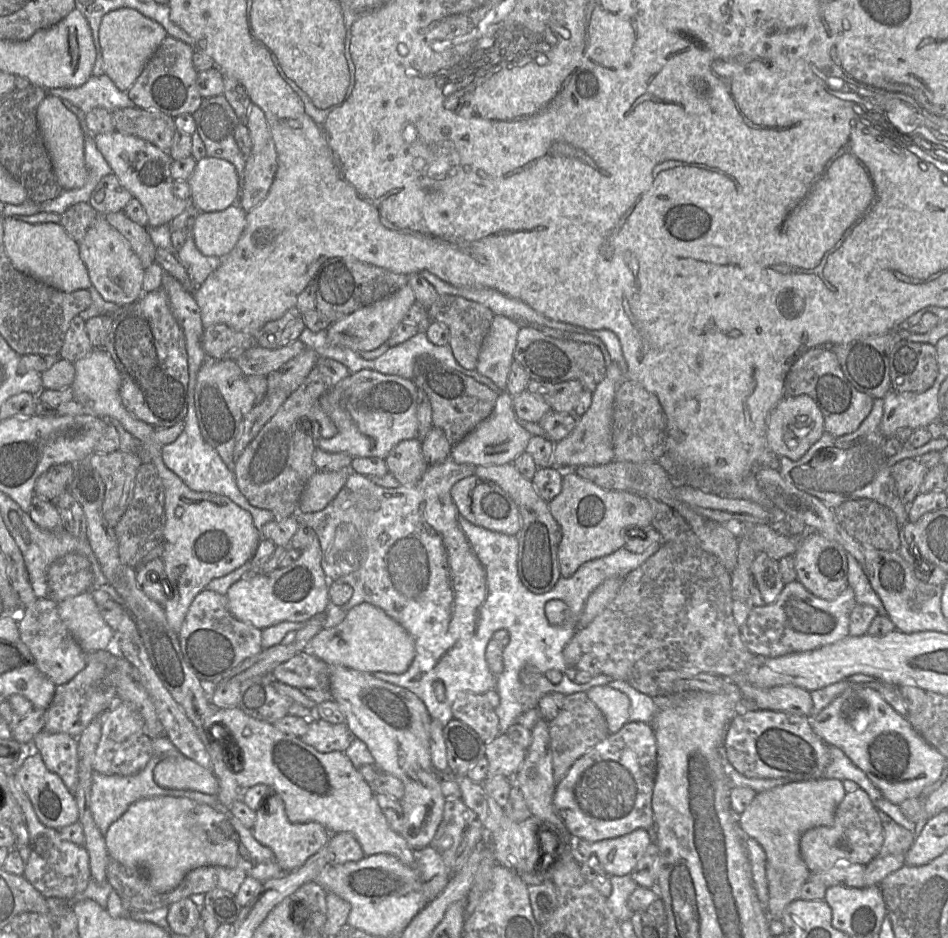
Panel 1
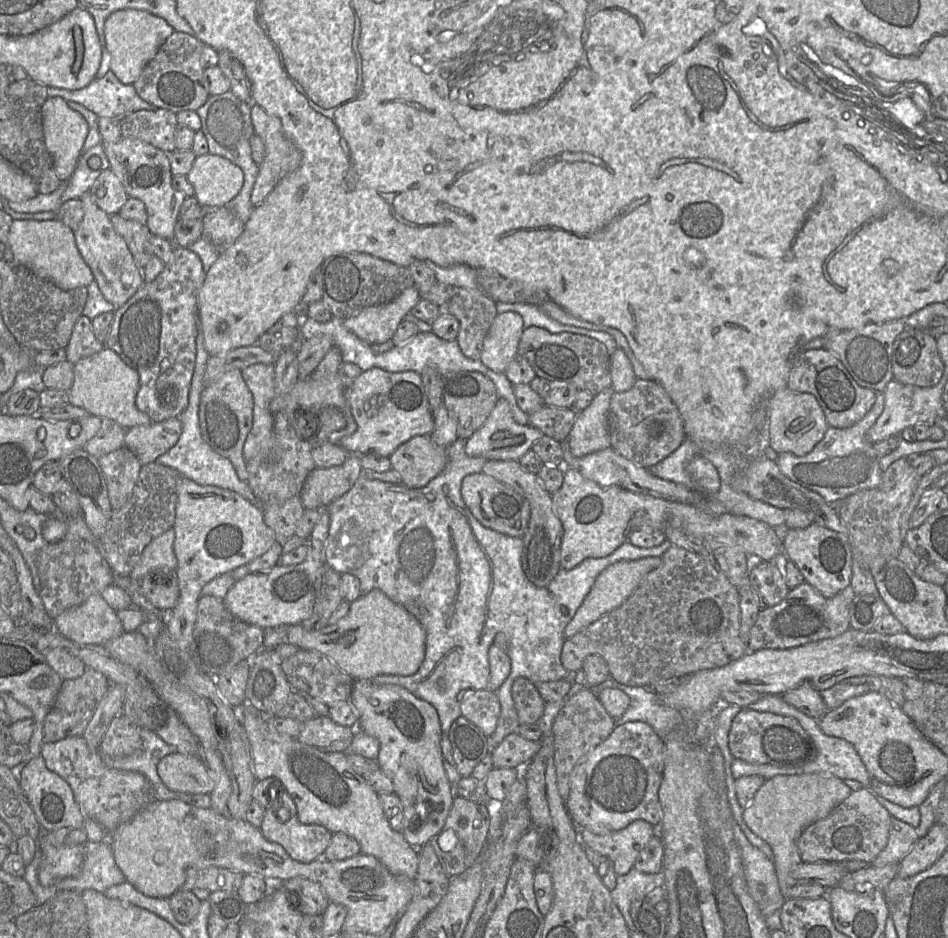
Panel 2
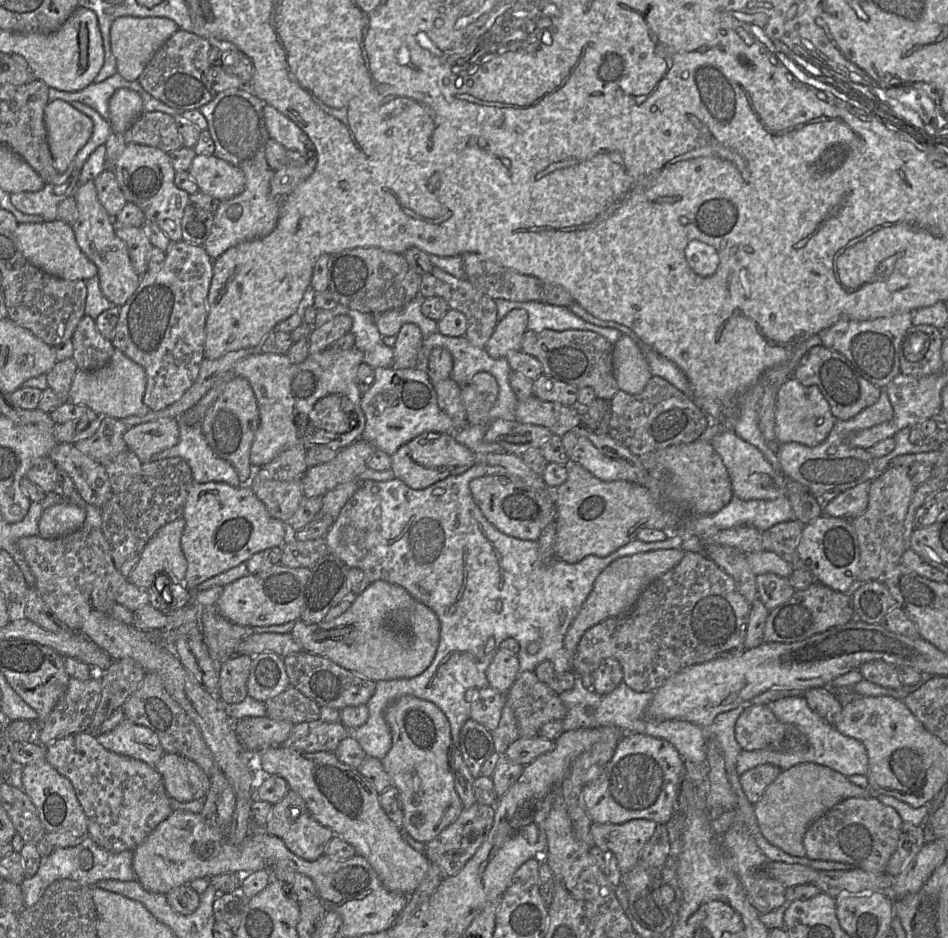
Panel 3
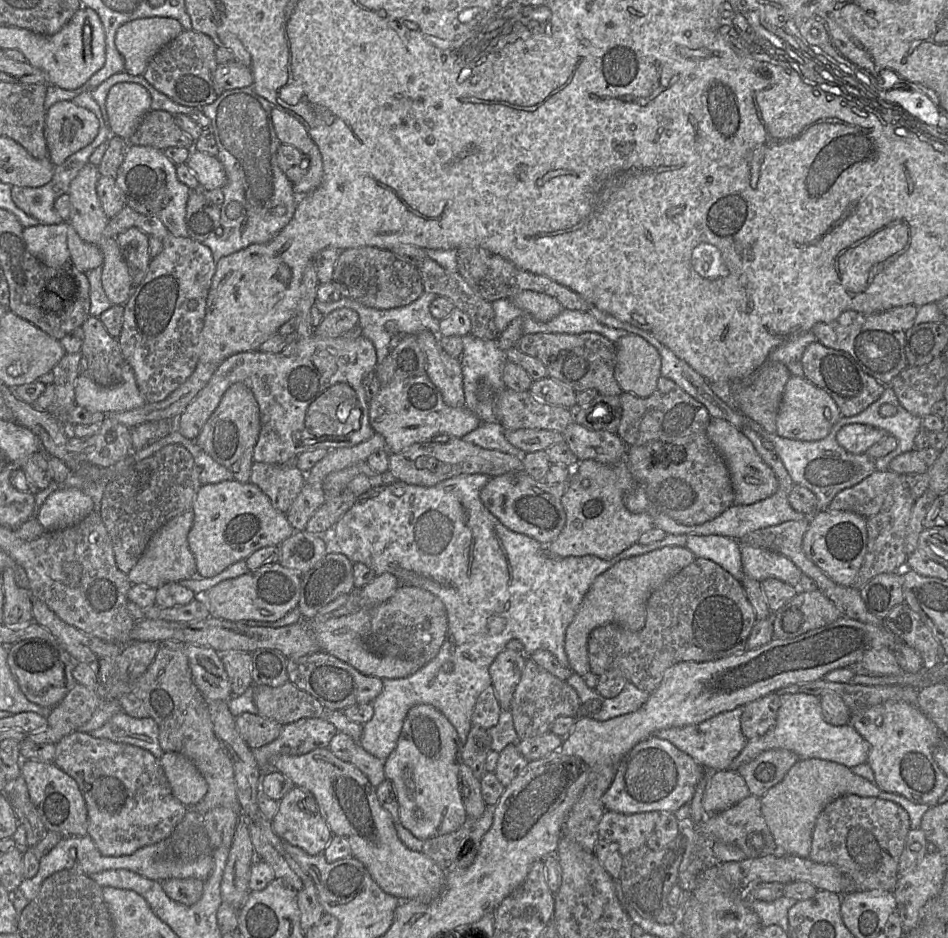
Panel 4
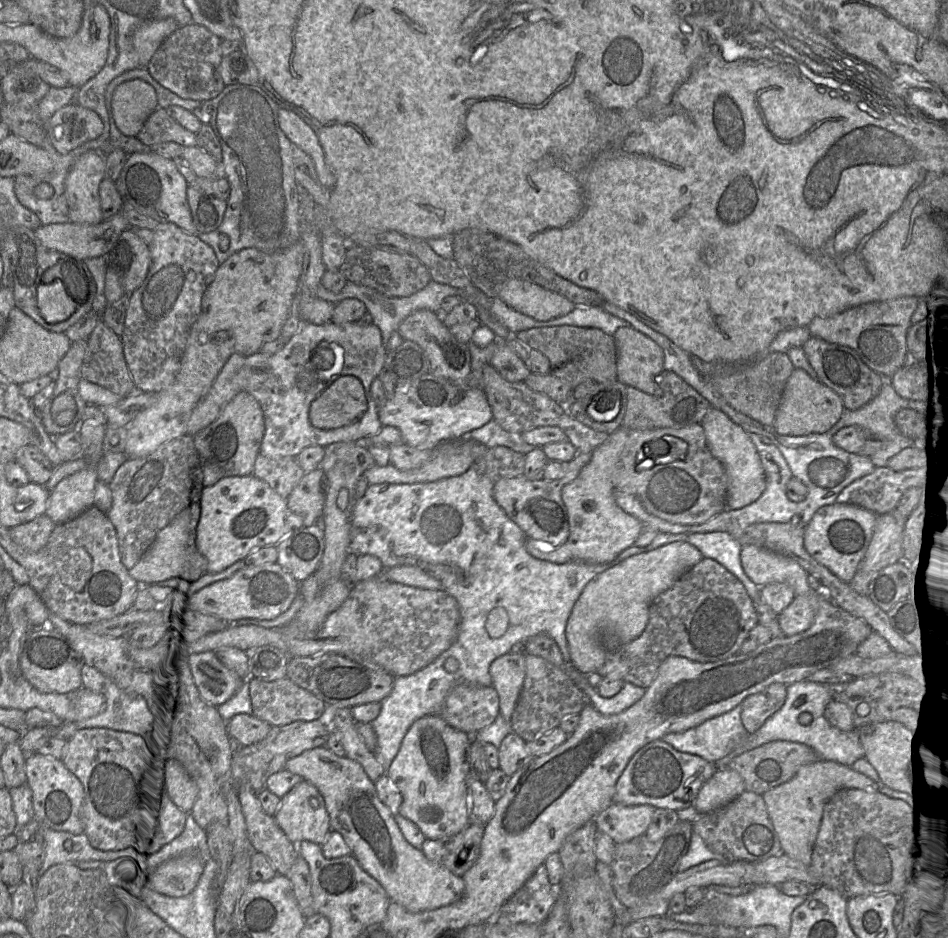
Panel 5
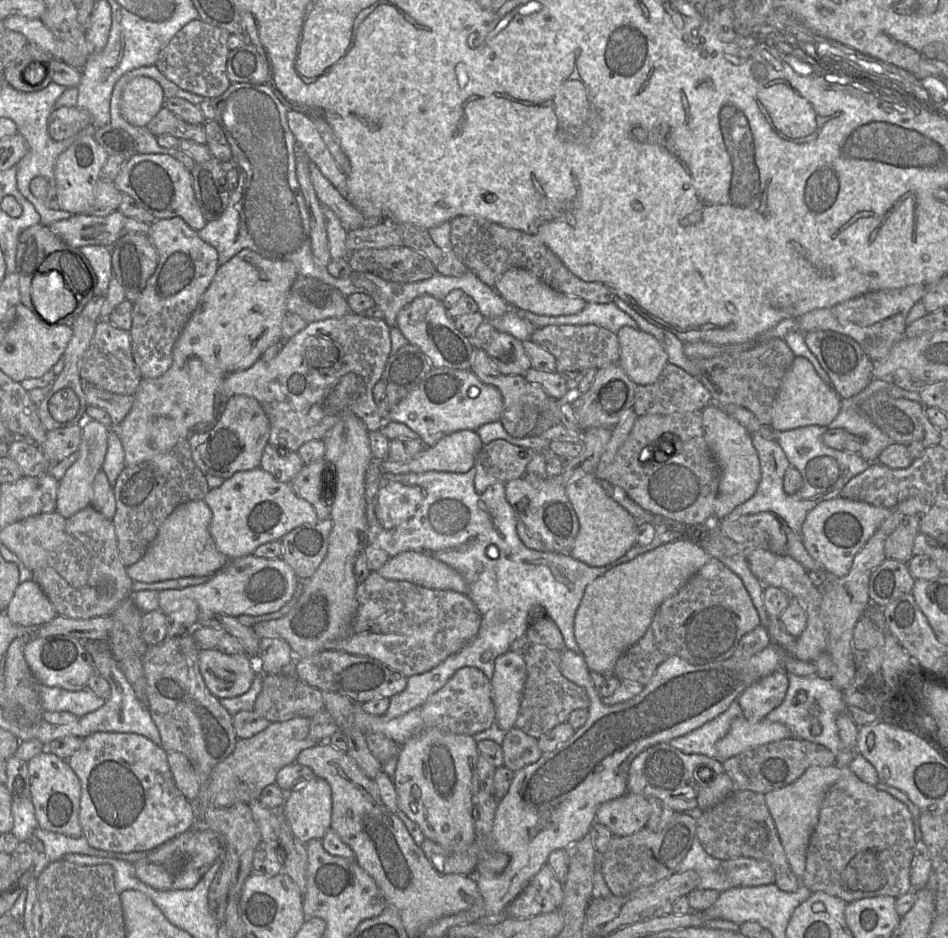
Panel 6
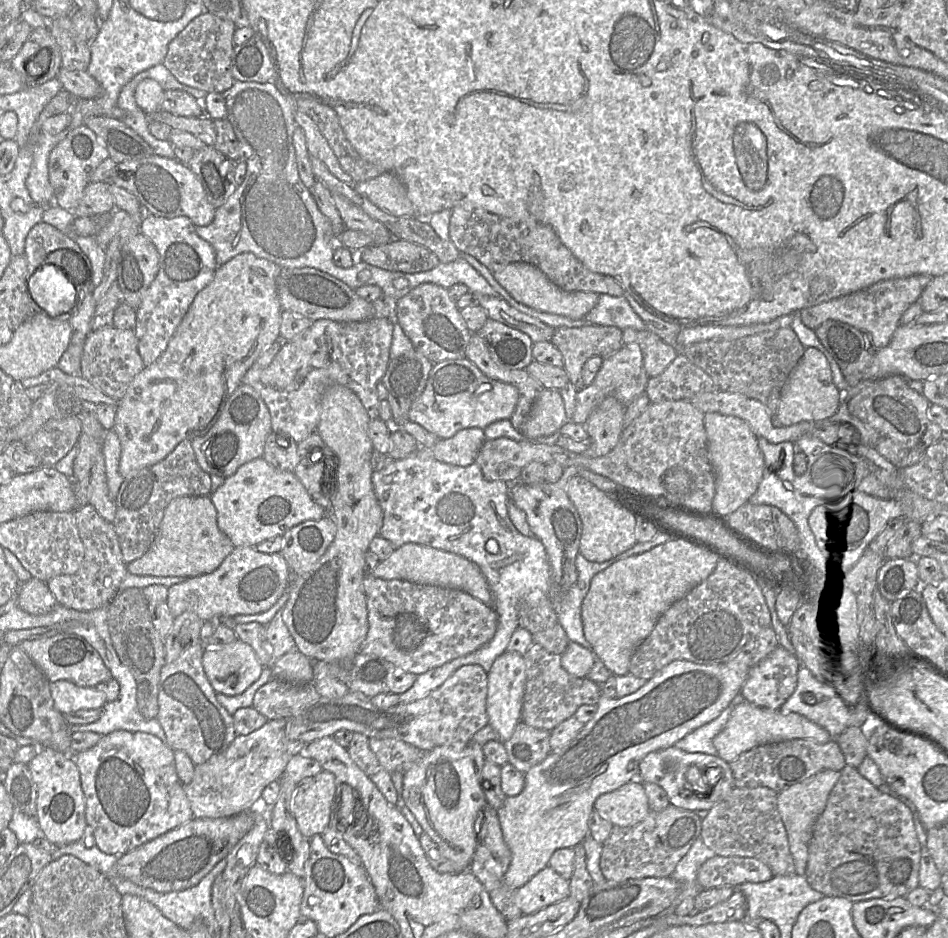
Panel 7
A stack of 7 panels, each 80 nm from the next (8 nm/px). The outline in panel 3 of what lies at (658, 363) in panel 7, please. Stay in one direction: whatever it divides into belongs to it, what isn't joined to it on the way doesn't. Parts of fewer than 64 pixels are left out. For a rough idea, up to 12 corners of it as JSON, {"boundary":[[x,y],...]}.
{"boundary":[[628,335],[614,344],[619,390],[642,393],[653,377],[640,345]]}

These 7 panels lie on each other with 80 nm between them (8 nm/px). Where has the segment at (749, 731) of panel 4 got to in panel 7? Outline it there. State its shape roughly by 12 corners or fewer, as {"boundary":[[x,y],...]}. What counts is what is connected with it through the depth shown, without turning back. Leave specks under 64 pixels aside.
{"boundary":[[777,646],[749,670],[743,701],[778,710],[796,687],[794,655]]}

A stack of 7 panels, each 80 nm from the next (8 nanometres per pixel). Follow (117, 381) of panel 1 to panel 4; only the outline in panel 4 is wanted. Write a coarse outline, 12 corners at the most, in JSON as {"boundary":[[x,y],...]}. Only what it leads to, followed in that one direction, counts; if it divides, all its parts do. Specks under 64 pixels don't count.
{"boundary":[[126,362],[121,381],[101,386],[80,374],[75,402],[109,414],[147,401]]}

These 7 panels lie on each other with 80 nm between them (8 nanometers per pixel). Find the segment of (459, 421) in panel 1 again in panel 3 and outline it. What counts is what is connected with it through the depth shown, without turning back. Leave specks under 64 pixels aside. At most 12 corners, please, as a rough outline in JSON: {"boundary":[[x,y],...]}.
{"boundary":[[478,372],[460,389],[466,425],[488,424],[495,378]]}

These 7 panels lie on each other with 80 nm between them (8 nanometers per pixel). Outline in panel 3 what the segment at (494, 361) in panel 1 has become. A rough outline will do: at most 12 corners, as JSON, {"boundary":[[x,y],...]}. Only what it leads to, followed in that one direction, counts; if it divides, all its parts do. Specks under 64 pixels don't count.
{"boundary":[[510,311],[484,349],[491,358],[521,351],[528,315]]}

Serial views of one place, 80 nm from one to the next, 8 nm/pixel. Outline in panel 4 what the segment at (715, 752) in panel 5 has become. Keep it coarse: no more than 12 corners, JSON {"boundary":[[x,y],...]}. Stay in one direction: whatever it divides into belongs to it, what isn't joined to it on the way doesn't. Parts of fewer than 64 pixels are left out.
{"boundary":[[743,707],[696,725],[662,729],[667,740],[705,770],[689,803],[690,820],[707,816],[709,778],[729,770],[747,740]]}

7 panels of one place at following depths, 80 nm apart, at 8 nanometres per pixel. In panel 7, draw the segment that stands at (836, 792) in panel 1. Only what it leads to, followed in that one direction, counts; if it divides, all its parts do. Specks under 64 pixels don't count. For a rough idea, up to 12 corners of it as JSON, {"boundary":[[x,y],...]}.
{"boundary":[[839,771],[777,793],[794,873],[805,875],[814,823]]}

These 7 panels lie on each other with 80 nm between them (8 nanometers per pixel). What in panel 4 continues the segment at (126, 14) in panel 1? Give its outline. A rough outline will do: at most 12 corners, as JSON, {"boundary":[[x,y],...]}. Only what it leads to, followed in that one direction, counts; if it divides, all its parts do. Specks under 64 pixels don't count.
{"boundary":[[170,17],[120,26],[115,44],[124,71],[143,75],[182,31]]}

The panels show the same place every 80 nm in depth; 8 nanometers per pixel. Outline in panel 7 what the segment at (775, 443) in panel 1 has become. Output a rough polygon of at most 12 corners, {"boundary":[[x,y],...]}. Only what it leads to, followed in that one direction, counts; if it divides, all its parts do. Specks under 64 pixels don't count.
{"boundary":[[813,347],[780,390],[782,426],[828,420],[842,394]]}

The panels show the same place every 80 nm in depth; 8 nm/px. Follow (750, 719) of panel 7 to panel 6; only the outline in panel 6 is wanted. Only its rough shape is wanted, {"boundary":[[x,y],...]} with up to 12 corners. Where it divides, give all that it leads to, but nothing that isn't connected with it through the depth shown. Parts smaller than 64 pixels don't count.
{"boundary":[[741,716],[716,743],[724,763],[746,750],[791,737],[784,724]]}

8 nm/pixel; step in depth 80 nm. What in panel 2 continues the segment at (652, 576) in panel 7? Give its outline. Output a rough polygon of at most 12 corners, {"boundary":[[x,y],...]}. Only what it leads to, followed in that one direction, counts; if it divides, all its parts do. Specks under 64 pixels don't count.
{"boundary":[[661,556],[608,566],[567,625],[571,638],[621,606]]}

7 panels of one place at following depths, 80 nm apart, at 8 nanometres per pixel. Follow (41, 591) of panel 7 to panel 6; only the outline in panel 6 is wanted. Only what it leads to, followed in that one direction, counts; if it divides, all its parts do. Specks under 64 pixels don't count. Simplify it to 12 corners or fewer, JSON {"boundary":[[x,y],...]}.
{"boundary":[[18,584],[4,612],[42,626],[57,614],[39,584]]}

